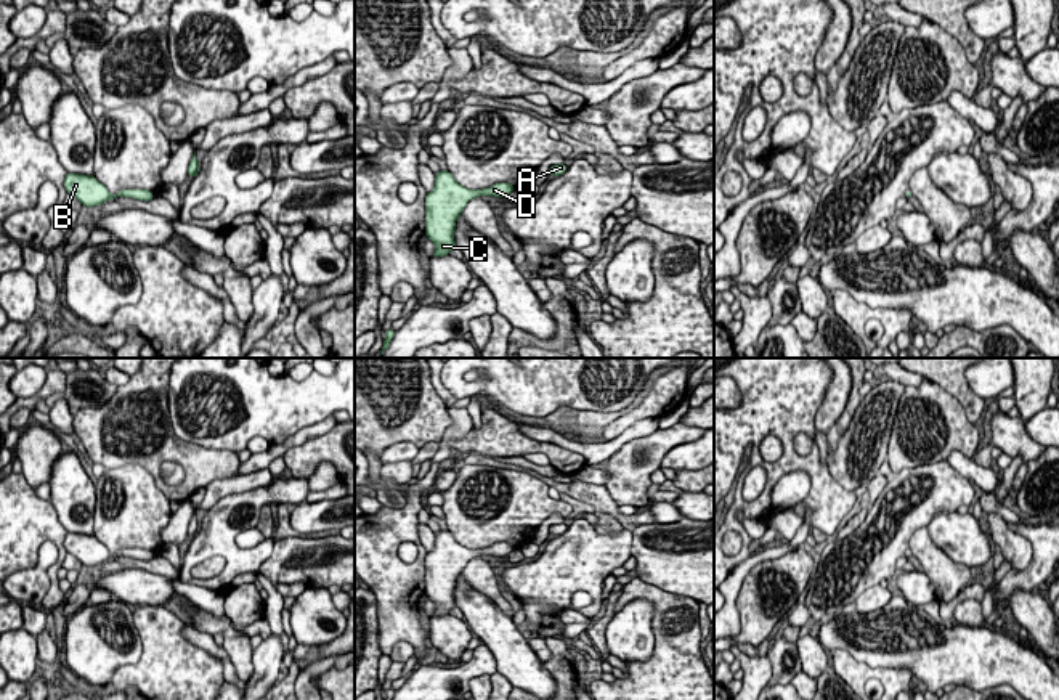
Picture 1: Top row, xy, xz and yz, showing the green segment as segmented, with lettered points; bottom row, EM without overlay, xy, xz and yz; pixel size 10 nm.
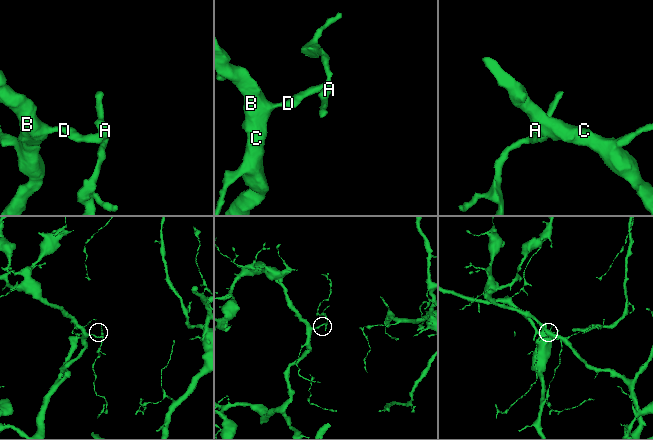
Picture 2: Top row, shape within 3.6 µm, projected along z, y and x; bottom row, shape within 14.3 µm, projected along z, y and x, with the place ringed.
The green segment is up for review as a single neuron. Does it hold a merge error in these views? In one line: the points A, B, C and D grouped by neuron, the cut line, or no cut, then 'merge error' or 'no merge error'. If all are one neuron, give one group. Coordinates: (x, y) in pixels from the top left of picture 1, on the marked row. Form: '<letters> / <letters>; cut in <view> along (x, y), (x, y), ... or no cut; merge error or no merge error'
A B C D; no cut; no merge error

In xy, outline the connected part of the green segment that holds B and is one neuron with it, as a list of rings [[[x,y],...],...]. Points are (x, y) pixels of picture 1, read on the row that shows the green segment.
[[[69,173],[64,178],[64,189],[72,194],[82,206],[93,207],[106,201],[122,197],[133,197],[138,201],[152,201],[154,194],[148,189],[120,189],[117,194],[111,194],[108,188],[91,175]]]

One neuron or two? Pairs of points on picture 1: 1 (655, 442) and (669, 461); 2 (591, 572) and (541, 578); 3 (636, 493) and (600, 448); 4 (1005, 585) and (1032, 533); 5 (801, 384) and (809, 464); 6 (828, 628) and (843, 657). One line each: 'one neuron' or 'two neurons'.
1: two neurons
2: one neuron
3: two neurons
4: one neuron
5: one neuron
6: two neurons

